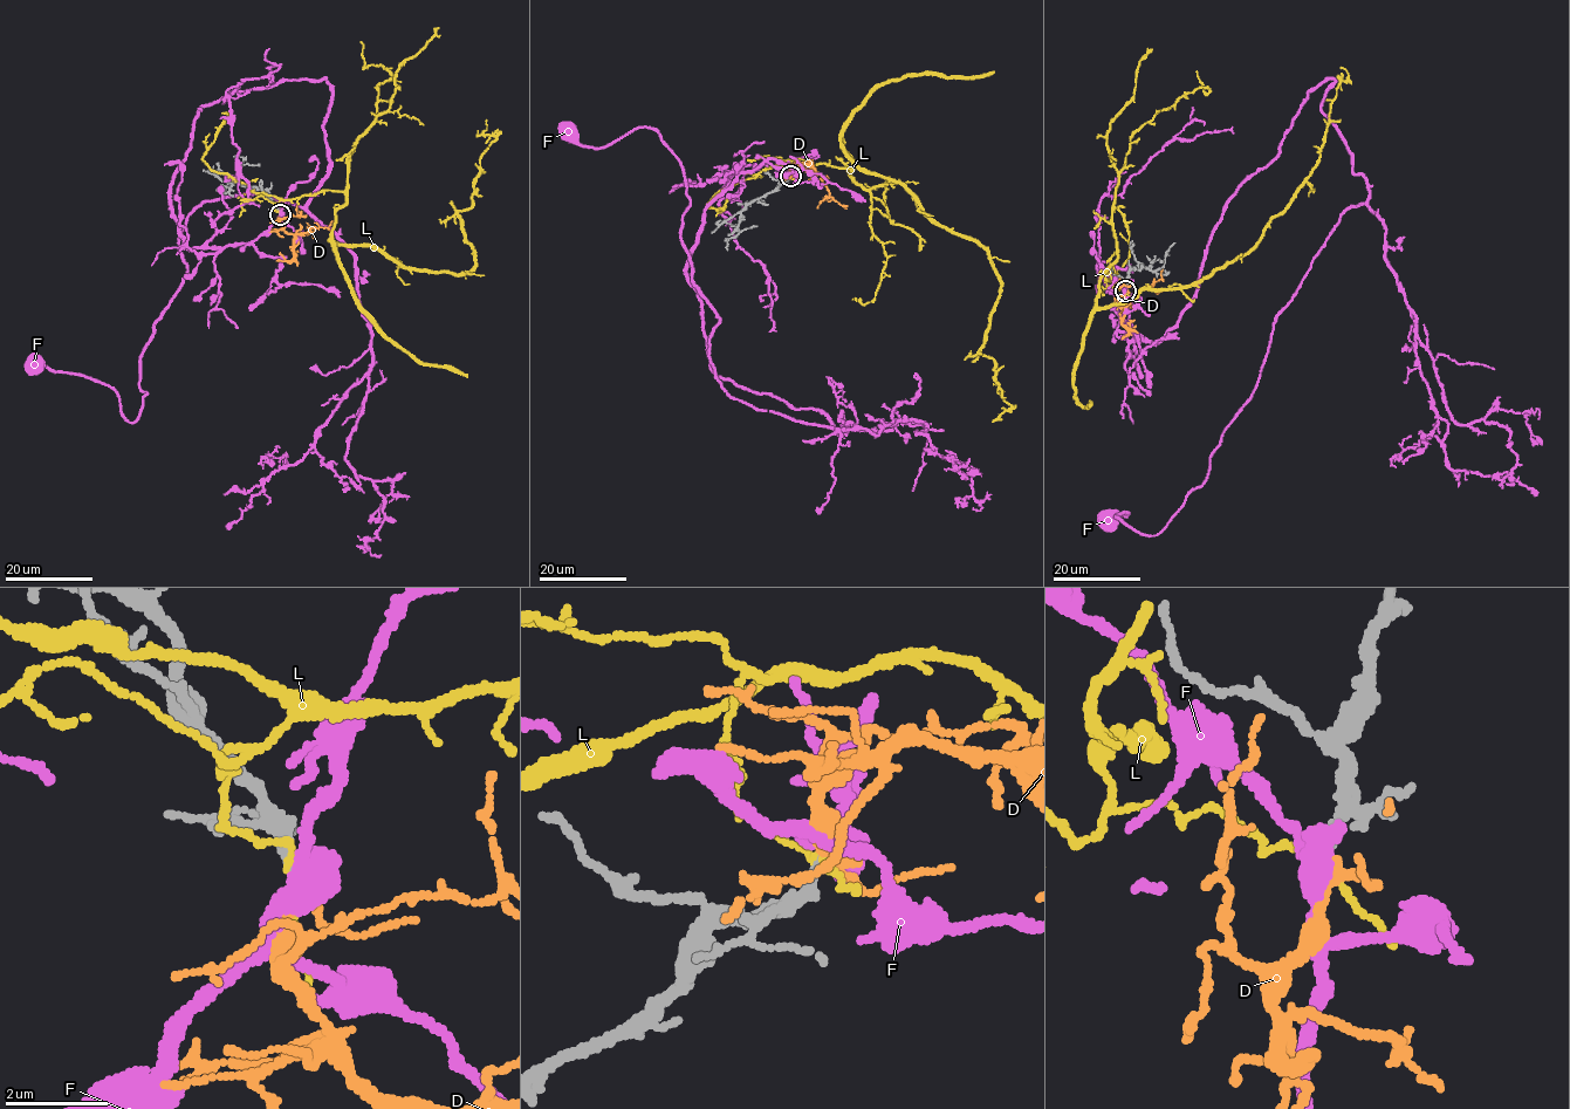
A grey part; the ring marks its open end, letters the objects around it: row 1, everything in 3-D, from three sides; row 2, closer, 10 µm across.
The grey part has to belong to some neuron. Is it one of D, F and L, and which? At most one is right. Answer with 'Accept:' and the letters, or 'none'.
Accept: D

